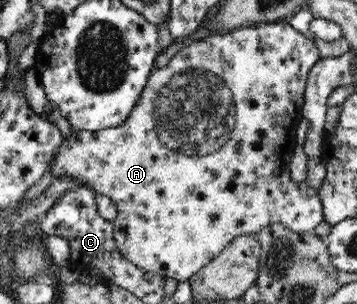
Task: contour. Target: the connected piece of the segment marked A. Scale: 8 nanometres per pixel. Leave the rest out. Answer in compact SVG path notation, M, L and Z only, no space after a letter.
M280 20L274 23L264 23L252 27L242 27L239 29L234 29L229 33L208 35L206 38L198 39L193 41L191 44L182 44L182 48L163 66L156 69L149 76L144 90L142 90L142 95L139 97L137 104L135 105L134 111L130 114L130 117L125 120L122 125L115 128L106 128L105 130L98 131L76 131L74 136L66 138L62 145L59 146L59 151L56 152L54 160L50 162L48 169L50 169L50 175L54 179L62 179L63 177L68 177L68 179L75 180L77 184L81 184L86 188L94 191L96 195L104 195L112 199L112 202L116 205L117 213L116 218L112 221L114 227L114 243L116 247L123 254L123 257L130 263L135 264L138 268L146 270L148 272L163 276L166 279L174 279L178 281L188 281L191 276L194 276L195 272L199 269L205 267L213 258L216 258L226 247L232 243L234 238L243 235L258 235L264 228L270 226L270 224L276 224L279 222L290 229L292 232L296 233L311 233L314 232L315 228L324 222L324 213L322 201L320 200L320 195L318 195L318 189L310 188L308 184L293 184L290 180L290 174L288 170L287 158L290 155L291 148L294 146L295 139L295 128L302 120L301 107L303 106L304 90L306 86L306 78L308 78L308 72L310 68L320 60L320 51L316 47L313 38L308 39L305 35L302 35L296 28L292 27L289 20Z

